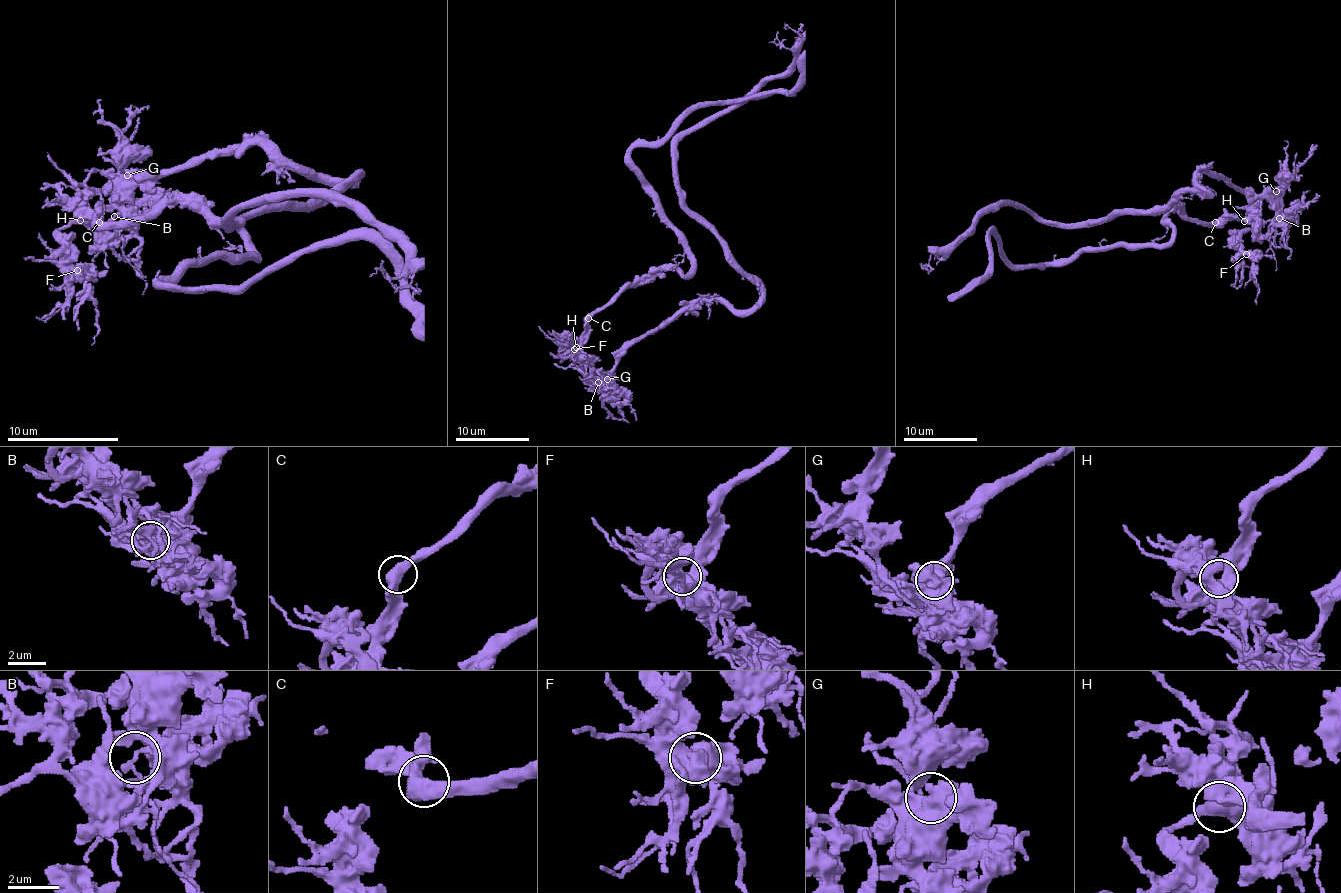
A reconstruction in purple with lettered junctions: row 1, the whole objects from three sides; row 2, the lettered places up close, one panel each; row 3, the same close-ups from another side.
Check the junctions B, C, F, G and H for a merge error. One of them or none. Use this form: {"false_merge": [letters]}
{"false_merge": ["B"]}

